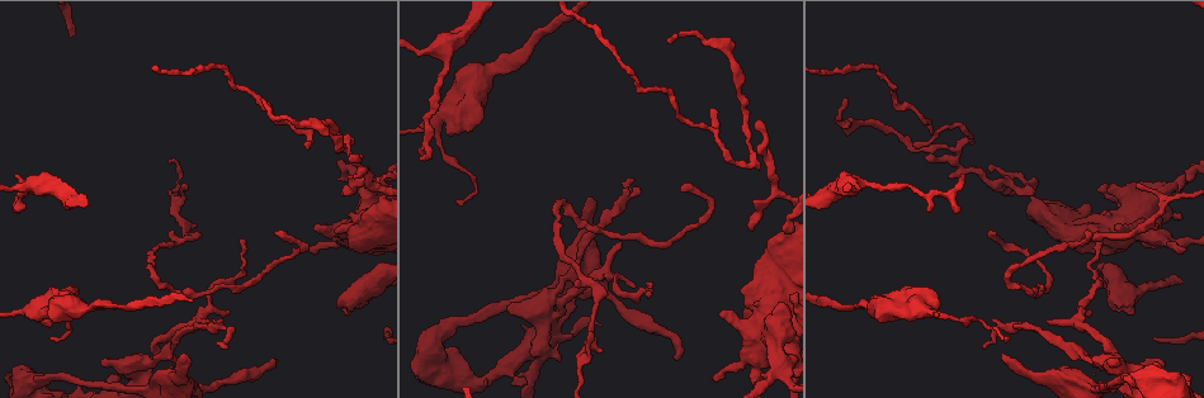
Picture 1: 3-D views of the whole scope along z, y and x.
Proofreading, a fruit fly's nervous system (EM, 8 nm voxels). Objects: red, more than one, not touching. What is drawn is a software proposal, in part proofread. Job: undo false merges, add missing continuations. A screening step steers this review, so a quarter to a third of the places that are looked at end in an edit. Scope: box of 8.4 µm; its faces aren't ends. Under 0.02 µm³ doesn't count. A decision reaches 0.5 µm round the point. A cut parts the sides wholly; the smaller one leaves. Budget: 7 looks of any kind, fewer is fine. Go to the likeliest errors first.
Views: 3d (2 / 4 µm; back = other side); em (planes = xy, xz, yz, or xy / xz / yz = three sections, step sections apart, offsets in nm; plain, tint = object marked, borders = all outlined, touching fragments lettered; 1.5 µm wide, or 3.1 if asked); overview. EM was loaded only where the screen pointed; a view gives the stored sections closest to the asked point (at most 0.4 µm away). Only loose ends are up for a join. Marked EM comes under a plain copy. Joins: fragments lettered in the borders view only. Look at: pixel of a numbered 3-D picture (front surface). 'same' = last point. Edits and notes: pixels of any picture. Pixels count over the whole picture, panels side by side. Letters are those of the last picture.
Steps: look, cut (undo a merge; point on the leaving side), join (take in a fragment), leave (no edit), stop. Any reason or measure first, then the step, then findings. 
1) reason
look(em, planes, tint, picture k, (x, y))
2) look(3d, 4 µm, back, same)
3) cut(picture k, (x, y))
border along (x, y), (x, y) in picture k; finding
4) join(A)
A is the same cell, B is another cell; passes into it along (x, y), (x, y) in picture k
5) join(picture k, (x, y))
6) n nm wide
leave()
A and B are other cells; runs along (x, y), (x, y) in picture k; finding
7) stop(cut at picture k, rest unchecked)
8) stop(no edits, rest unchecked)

look(3d, 4 µm, picture 1, (1165, 363))

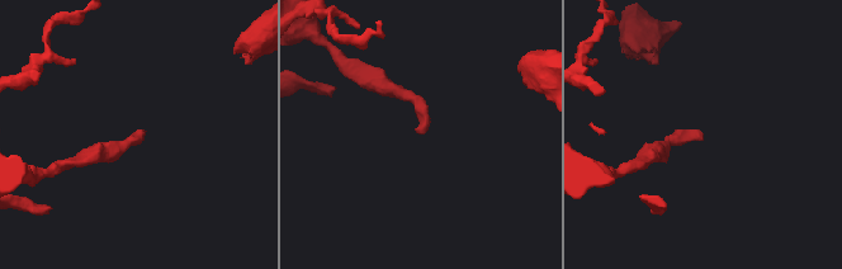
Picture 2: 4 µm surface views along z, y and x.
need the tissue
look(em, xy, step 4, borders, picture 2, (422, 130))

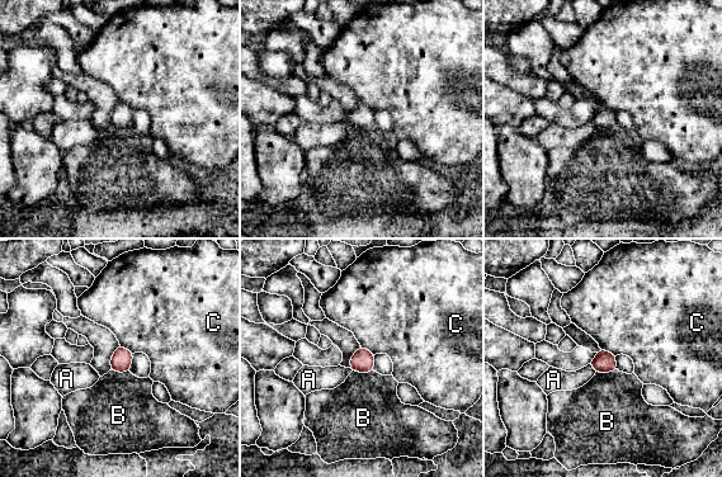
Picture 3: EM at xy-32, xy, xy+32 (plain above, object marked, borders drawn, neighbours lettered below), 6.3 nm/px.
cut it another way
look(em, planes, borders, same)

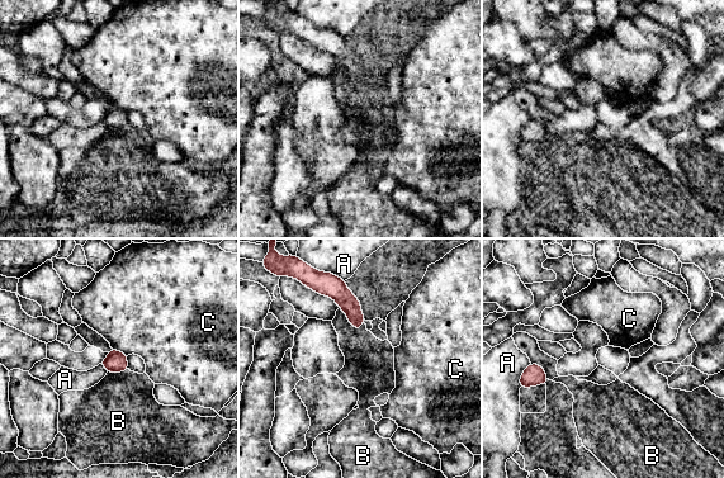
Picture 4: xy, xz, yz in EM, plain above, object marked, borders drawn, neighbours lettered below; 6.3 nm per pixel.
140 nm wide
leave()
A, B and C are other cells; border along (112, 348), (127, 355) in picture 4; no lettered fragment goes on from it

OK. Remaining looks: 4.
an open end
look(em, yz, step 4, tint, picture 1, (590, 197))

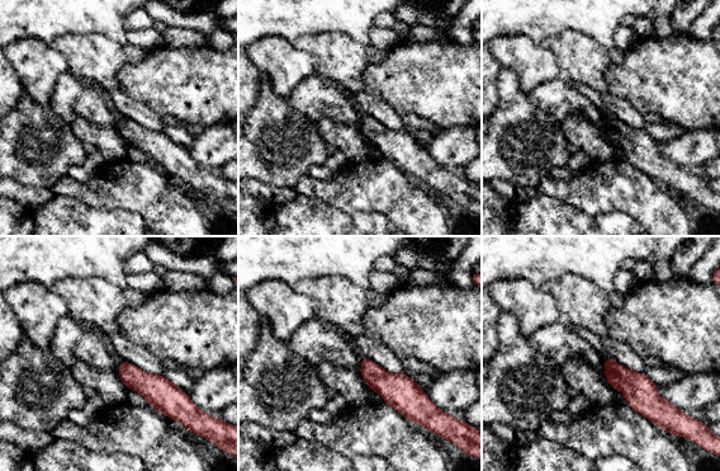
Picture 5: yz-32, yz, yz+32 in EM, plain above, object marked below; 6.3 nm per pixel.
look(em, planes, borders, same)

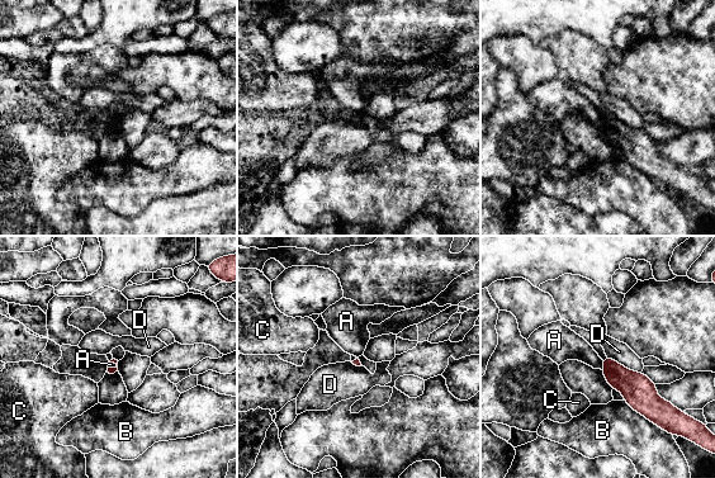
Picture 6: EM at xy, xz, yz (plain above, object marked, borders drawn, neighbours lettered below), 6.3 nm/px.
leave()
A, B, C and D are other cells; border along (601, 360), (602, 369) in picture 6; none of them fits

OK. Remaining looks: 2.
thin neck
look(3d, 4 µm, picture 1, (435, 105))

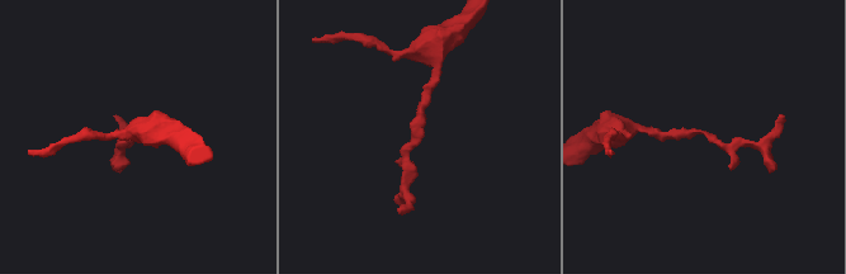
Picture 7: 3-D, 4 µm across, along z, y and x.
shape alone is not enough
look(em, planes, borders, picture 7, (419, 134))

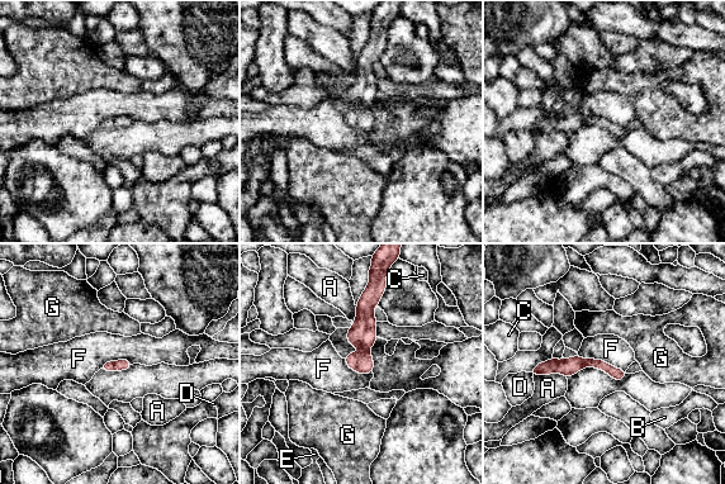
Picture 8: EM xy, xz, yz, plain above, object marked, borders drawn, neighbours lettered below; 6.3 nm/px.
leave()
A, B, C, D, E, F and G are other cells; continuous, no second cell

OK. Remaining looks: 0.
stop(no edits, rest unchecked)

